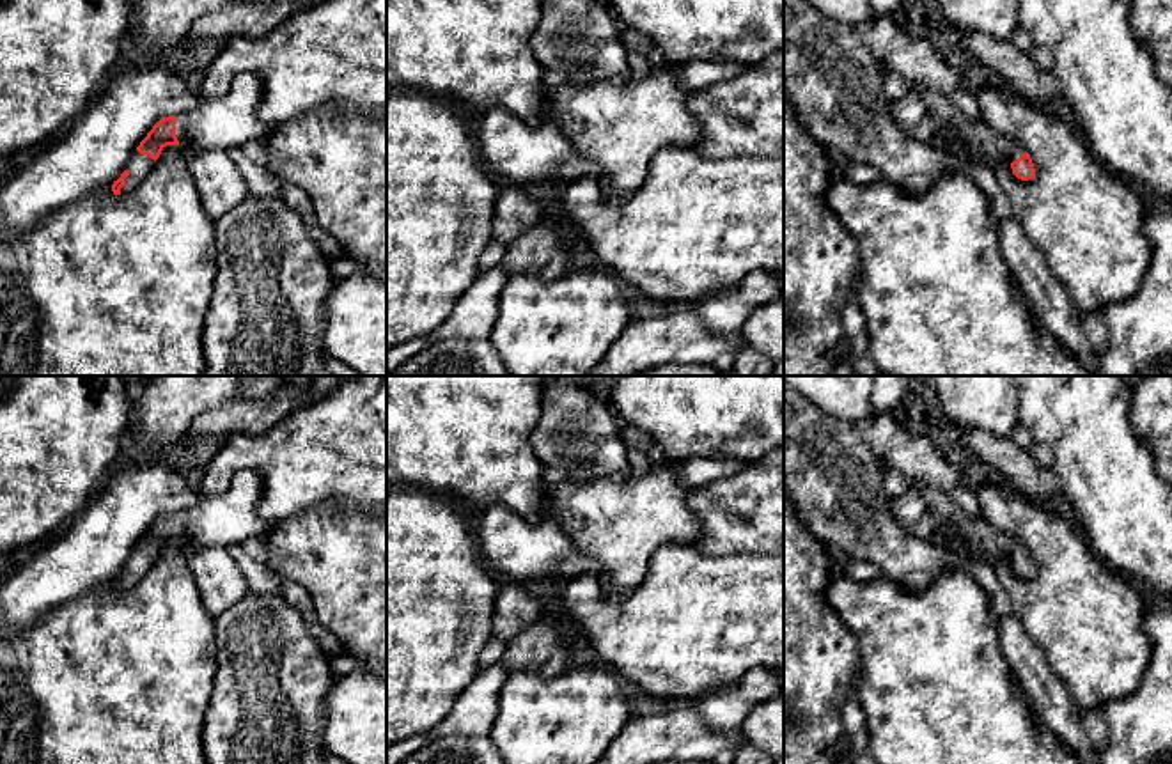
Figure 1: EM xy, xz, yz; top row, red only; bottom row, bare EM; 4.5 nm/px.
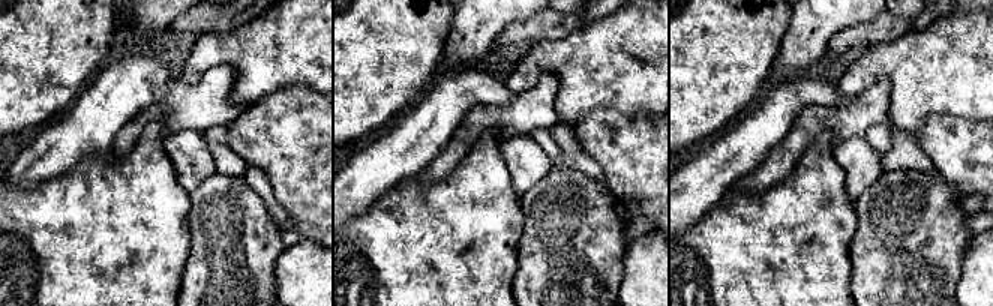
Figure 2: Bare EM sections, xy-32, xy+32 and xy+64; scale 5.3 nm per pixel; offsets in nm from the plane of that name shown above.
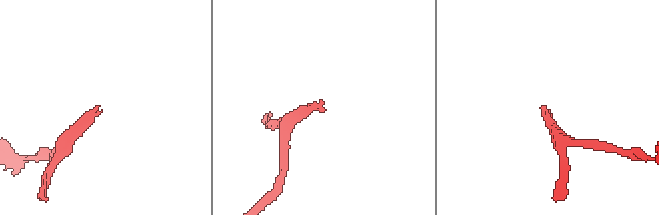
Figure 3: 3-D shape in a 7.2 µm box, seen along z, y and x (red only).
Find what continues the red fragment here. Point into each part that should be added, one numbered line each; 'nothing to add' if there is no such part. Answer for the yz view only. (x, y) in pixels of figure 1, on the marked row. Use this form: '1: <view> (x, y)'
1: yz (924, 114)

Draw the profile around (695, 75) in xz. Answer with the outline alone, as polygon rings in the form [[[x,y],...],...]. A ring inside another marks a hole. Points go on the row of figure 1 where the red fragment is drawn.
[[[688,60],[674,66],[679,73],[681,85],[690,89],[691,92],[739,76],[748,67],[734,60],[729,62]]]

